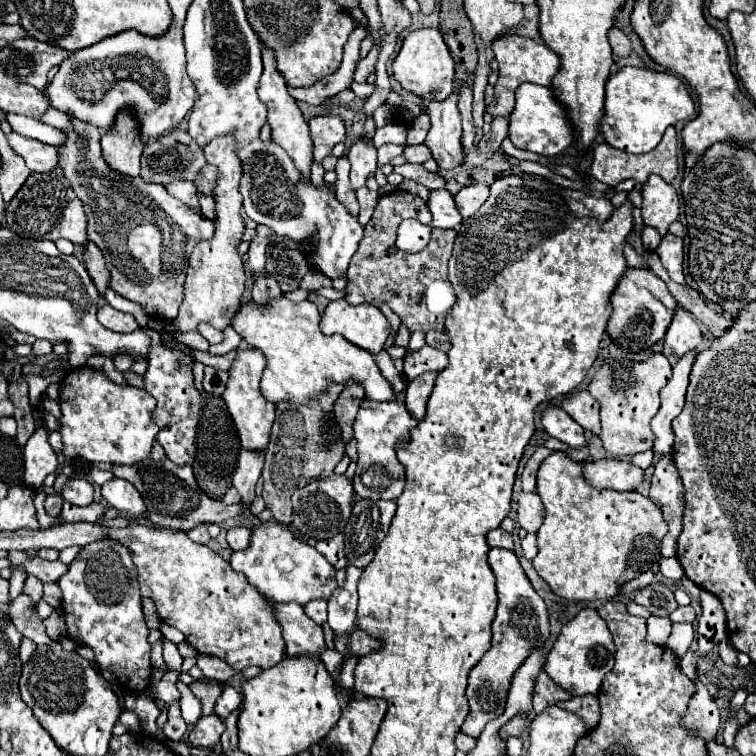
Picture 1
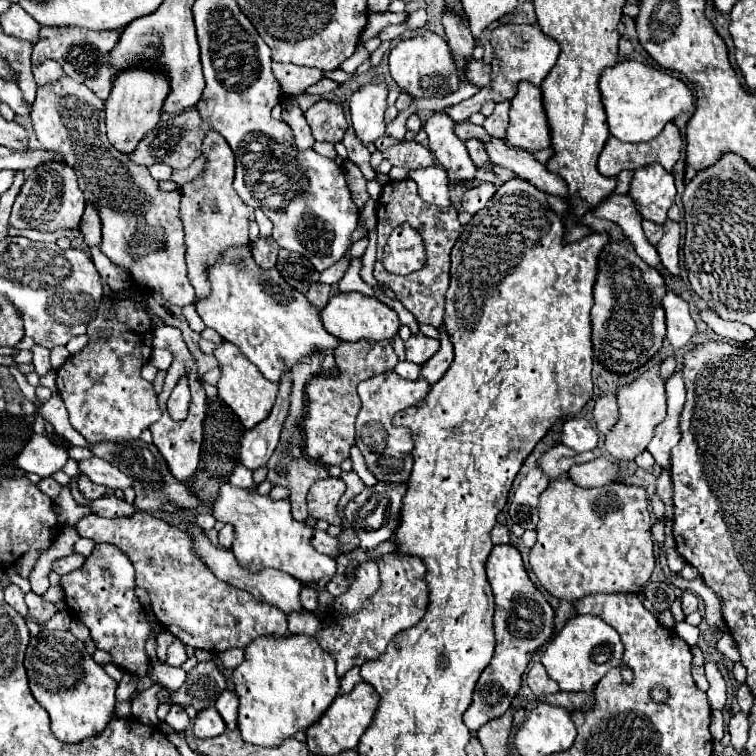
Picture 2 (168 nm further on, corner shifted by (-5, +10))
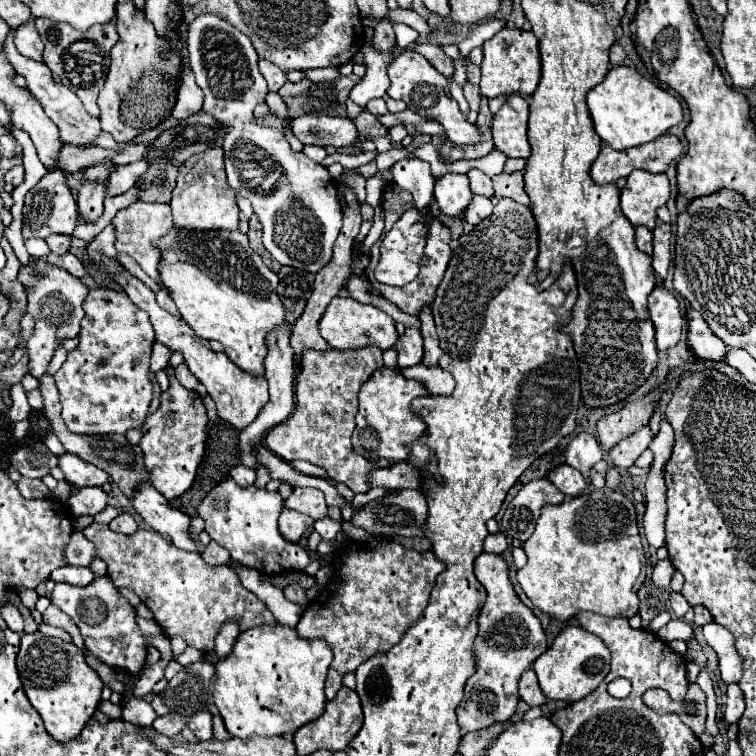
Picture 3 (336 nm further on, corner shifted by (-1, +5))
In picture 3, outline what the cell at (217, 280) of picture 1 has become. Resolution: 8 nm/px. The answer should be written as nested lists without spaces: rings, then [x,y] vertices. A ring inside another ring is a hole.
[[[213,147],[199,155],[195,155],[189,163],[179,169],[177,185],[173,189],[171,199],[173,221],[177,229],[191,231],[215,231],[215,229],[239,229],[239,207],[235,199],[235,191],[227,185],[225,167],[223,167],[223,149]]]

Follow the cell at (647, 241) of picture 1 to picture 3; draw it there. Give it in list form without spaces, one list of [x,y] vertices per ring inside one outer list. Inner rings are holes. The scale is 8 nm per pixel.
[[[635,227],[635,239],[637,239],[637,247],[641,251],[645,251],[647,255],[653,253],[653,237],[647,227]]]

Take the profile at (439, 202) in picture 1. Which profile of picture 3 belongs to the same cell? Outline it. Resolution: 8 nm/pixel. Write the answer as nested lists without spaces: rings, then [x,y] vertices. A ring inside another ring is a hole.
[[[401,159],[393,165],[393,183],[413,195],[417,209],[429,209],[435,203],[435,177],[429,163],[419,159]]]

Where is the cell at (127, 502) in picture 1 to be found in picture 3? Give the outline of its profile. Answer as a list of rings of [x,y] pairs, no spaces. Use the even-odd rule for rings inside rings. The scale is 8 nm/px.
[[[65,453],[59,457],[59,467],[65,473],[65,479],[75,487],[103,487],[105,483],[109,483],[107,471],[103,471],[71,453]]]

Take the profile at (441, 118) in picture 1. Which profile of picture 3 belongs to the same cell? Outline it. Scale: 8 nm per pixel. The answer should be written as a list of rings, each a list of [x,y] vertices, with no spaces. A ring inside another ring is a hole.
[[[445,173],[435,183],[435,201],[445,215],[459,215],[469,205],[473,193],[469,179],[461,173]]]

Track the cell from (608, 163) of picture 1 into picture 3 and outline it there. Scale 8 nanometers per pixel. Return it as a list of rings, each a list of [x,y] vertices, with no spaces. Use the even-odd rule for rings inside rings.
[[[665,133],[651,141],[651,145],[639,145],[639,149],[615,151],[609,145],[601,147],[599,157],[591,167],[595,183],[615,183],[619,177],[627,177],[633,169],[645,169],[649,173],[665,173],[669,163],[683,151],[681,141],[675,135]]]

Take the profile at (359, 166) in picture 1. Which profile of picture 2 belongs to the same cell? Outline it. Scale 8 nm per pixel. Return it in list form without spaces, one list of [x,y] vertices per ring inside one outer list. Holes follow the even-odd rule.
[[[365,84],[351,98],[351,120],[353,128],[363,144],[375,142],[381,134],[385,134],[383,112],[387,108],[387,84]]]

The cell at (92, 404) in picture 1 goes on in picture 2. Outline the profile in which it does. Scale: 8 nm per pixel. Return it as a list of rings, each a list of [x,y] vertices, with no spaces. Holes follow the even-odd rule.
[[[103,296],[97,318],[87,326],[87,336],[89,344],[81,352],[69,356],[57,370],[57,390],[69,410],[71,426],[93,444],[101,440],[137,440],[141,432],[161,416],[153,384],[141,378],[141,368],[149,362],[153,352],[151,318],[133,300],[115,300],[113,296]]]

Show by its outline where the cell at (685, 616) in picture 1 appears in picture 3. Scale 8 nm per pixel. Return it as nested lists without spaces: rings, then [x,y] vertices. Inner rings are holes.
[[[671,591],[671,611],[681,619],[689,609],[691,609],[691,605],[687,603],[687,599],[681,593]]]

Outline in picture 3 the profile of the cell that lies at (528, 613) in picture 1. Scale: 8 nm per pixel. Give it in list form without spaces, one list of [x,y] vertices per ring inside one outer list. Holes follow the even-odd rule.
[[[481,553],[475,559],[475,577],[487,591],[487,601],[479,613],[479,635],[475,639],[477,673],[465,685],[465,697],[457,707],[457,717],[463,733],[487,729],[497,721],[509,721],[515,713],[519,693],[517,683],[521,673],[547,651],[547,637],[539,617],[517,597],[509,581],[509,565],[503,555]]]

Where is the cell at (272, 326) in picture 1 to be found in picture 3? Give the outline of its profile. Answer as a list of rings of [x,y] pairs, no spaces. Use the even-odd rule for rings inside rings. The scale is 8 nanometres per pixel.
[[[171,229],[165,237],[155,241],[155,245],[163,253],[163,261],[159,265],[161,281],[171,291],[171,297],[181,311],[181,317],[187,321],[187,325],[195,331],[195,335],[203,339],[215,339],[225,347],[227,357],[241,367],[243,371],[251,375],[263,375],[263,361],[267,355],[267,333],[271,329],[277,329],[279,325],[285,325],[285,309],[281,303],[281,297],[275,291],[273,279],[277,275],[263,265],[261,257],[249,247],[247,235],[241,231],[209,231],[209,233],[197,233],[197,231],[181,231]]]

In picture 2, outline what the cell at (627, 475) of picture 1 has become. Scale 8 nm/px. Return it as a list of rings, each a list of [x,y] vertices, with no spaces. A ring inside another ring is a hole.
[[[601,456],[601,458],[595,458],[593,462],[571,466],[567,476],[573,484],[579,484],[581,488],[593,488],[593,486],[603,486],[603,484],[613,482],[617,472],[619,472],[617,464]]]

